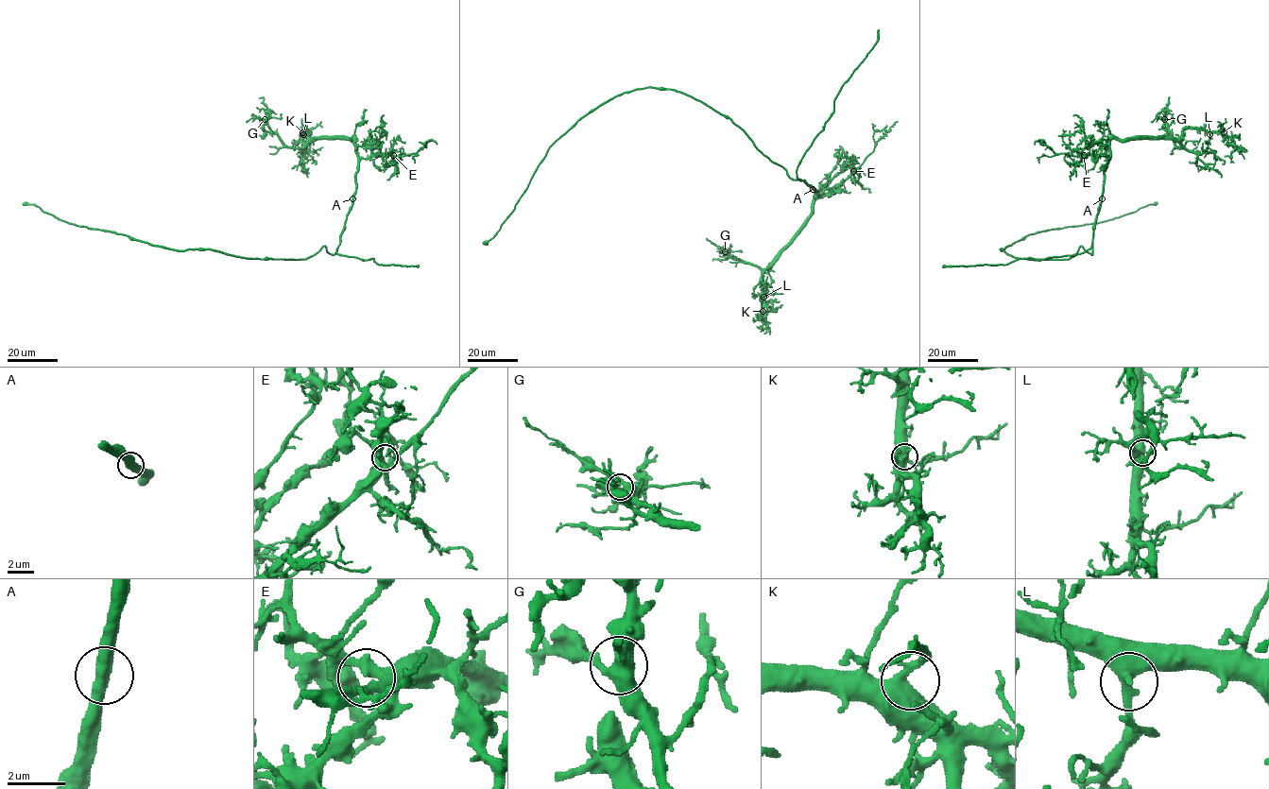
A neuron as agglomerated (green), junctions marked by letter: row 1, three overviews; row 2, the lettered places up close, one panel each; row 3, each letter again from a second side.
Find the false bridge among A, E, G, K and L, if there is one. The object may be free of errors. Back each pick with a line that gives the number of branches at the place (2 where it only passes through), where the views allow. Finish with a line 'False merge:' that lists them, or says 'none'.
False merge: none

